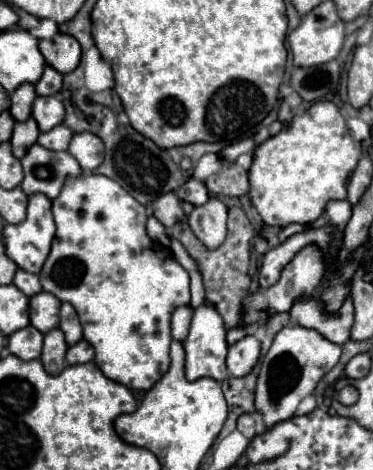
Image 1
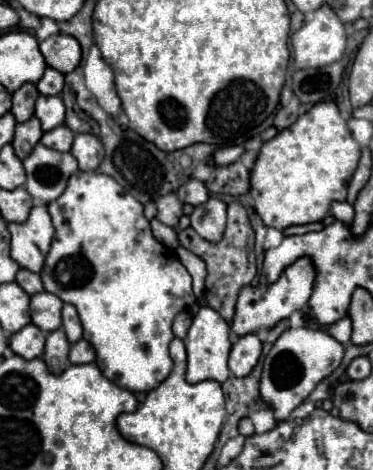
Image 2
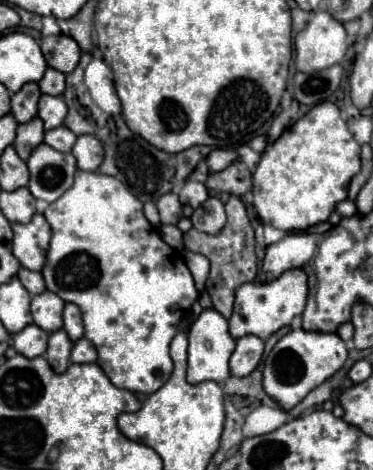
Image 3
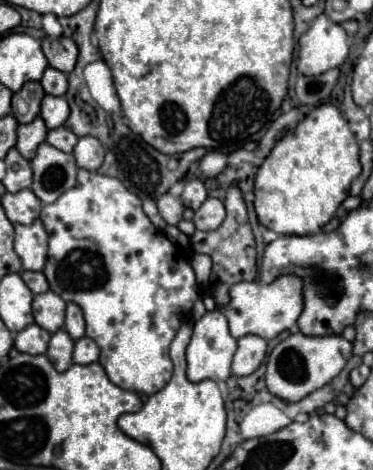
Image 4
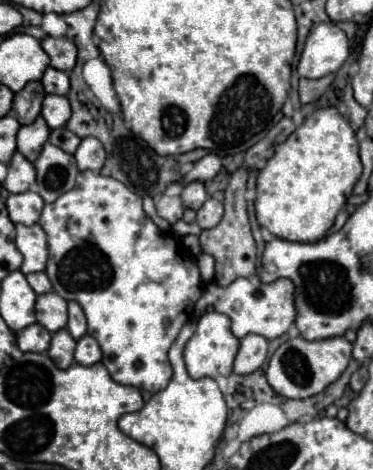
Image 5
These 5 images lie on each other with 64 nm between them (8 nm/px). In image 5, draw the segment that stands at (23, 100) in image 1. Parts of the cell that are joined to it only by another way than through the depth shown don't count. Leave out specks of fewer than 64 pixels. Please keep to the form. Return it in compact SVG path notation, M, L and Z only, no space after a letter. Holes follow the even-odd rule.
M28 82L26 88L16 94L16 106L14 106L16 120L20 120L20 124L32 124L40 114L44 96L46 92L40 82Z

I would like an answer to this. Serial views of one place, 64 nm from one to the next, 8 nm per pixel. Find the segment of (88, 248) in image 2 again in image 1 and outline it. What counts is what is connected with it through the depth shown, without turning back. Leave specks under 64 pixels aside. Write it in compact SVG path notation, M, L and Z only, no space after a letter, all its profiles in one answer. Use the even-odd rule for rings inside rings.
M80 174L80 176L76 176L76 180L68 180L68 184L64 184L60 196L56 200L52 200L52 214L54 214L54 222L56 222L56 236L52 242L52 250L44 262L44 268L38 274L42 288L46 292L54 294L58 300L70 302L76 308L78 318L80 318L82 328L84 328L84 338L94 346L94 352L96 352L94 362L104 372L104 376L108 376L110 380L116 380L118 384L124 384L126 388L132 388L132 390L150 390L170 366L170 356L168 356L168 348L172 342L170 316L172 316L174 308L190 304L190 288L188 288L190 276L188 276L188 272L174 260L172 250L150 240L150 236L146 234L146 218L148 216L146 216L144 206L140 202L136 202L132 196L128 196L128 192L124 192L124 188L120 188L120 184L116 184L114 180L108 180L108 176Z

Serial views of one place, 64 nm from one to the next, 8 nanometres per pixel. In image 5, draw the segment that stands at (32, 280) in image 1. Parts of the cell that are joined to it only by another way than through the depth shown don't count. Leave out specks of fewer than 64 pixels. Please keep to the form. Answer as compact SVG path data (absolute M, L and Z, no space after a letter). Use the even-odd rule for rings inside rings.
M36 272L36 274L28 274L28 284L34 288L36 294L46 294L52 290L52 282L48 280L46 272Z

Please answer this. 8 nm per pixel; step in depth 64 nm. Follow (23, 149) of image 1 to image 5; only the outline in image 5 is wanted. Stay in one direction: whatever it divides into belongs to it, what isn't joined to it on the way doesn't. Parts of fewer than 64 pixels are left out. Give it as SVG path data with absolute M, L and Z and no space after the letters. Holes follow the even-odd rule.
M38 116L34 124L28 124L28 126L20 128L20 132L18 132L18 152L26 160L34 162L36 156L40 154L40 148L46 144L48 136L50 136L48 124L42 116Z

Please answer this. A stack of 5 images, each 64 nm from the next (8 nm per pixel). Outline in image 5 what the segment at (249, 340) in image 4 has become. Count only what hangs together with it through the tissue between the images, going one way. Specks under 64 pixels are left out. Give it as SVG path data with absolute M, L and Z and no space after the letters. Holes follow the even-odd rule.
M248 334L240 340L240 350L234 362L236 374L252 374L256 372L268 354L268 340L258 334Z

